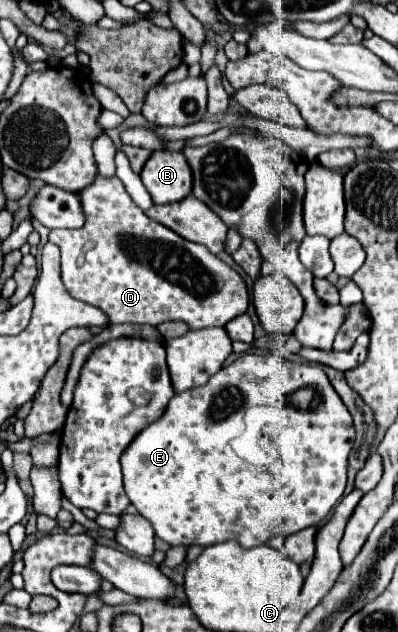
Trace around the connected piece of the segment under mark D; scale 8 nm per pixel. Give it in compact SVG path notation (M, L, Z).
M97 174L95 180L83 188L79 192L79 200L81 200L81 206L83 206L83 214L85 214L85 224L81 228L75 228L75 230L61 230L61 228L53 228L49 230L49 242L57 244L59 250L61 250L61 276L63 276L63 284L65 284L65 290L75 298L75 300L81 300L85 304L91 304L99 310L103 310L109 318L111 324L149 324L149 326L159 326L163 322L185 322L189 328L197 330L197 328L211 328L211 326L219 326L223 328L229 320L233 320L235 316L243 314L249 306L249 292L247 292L247 286L243 282L243 278L231 268L227 266L225 262L221 262L215 254L211 254L205 246L201 244L193 244L185 238L181 238L179 234L175 234L173 230L165 228L163 224L151 220L149 216L145 216L145 212L141 212L133 200L129 198L129 194L125 192L125 186L123 182L117 178L117 176L101 176Z

